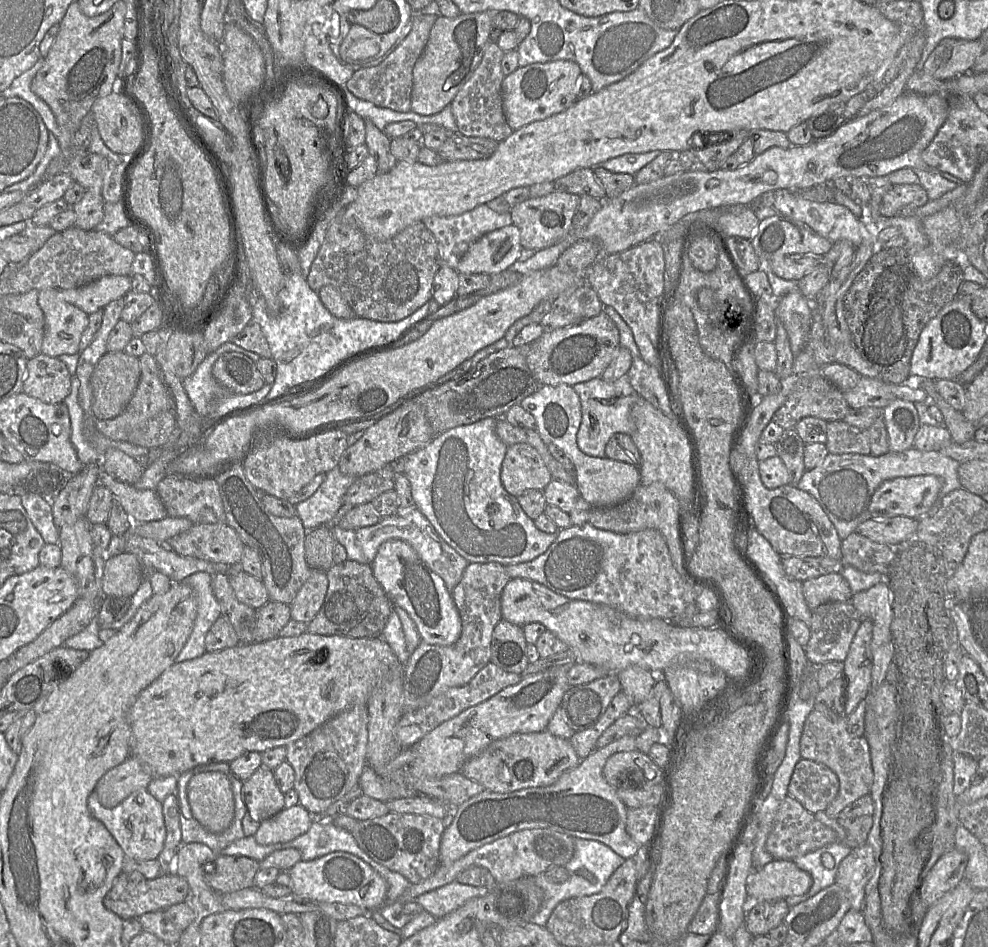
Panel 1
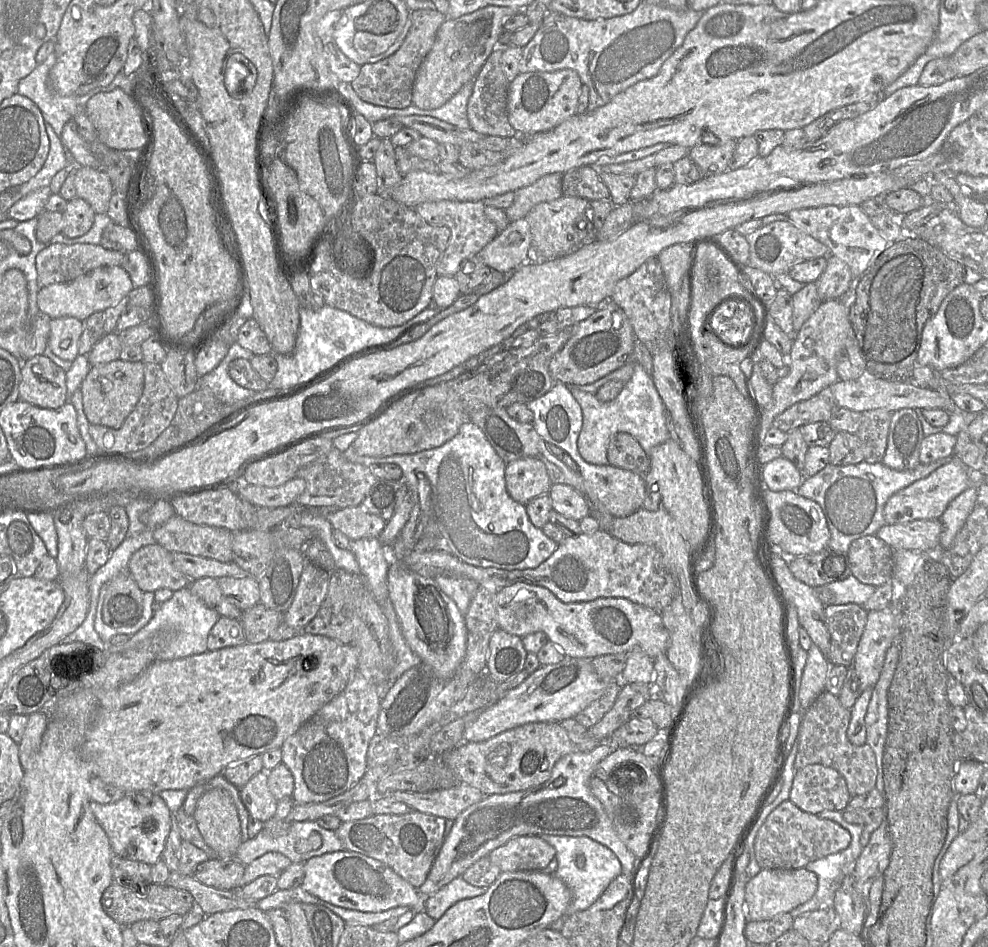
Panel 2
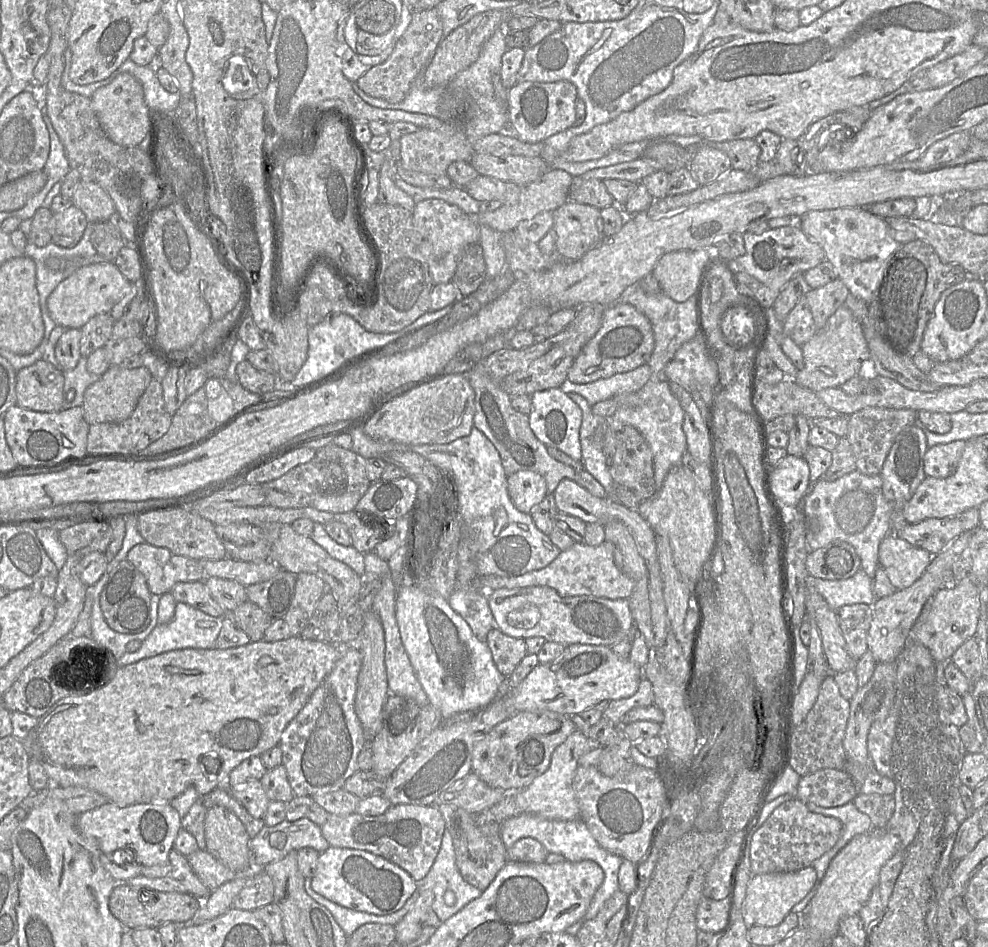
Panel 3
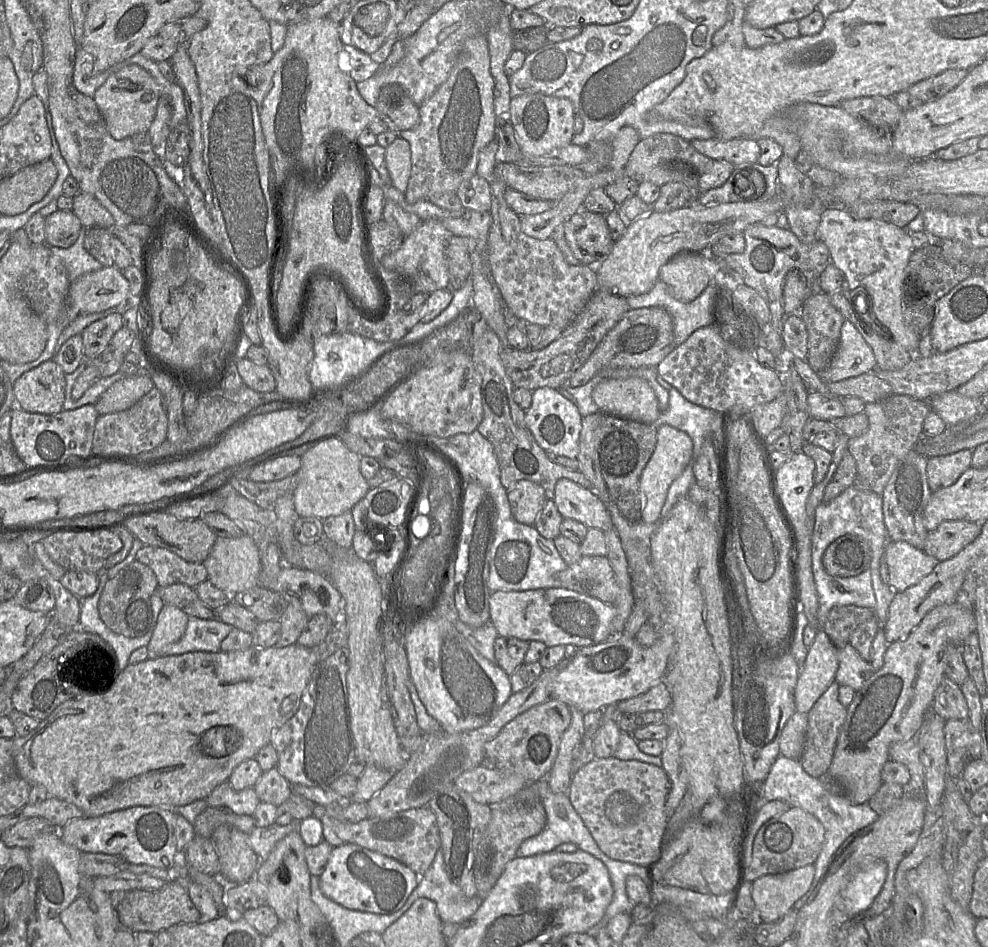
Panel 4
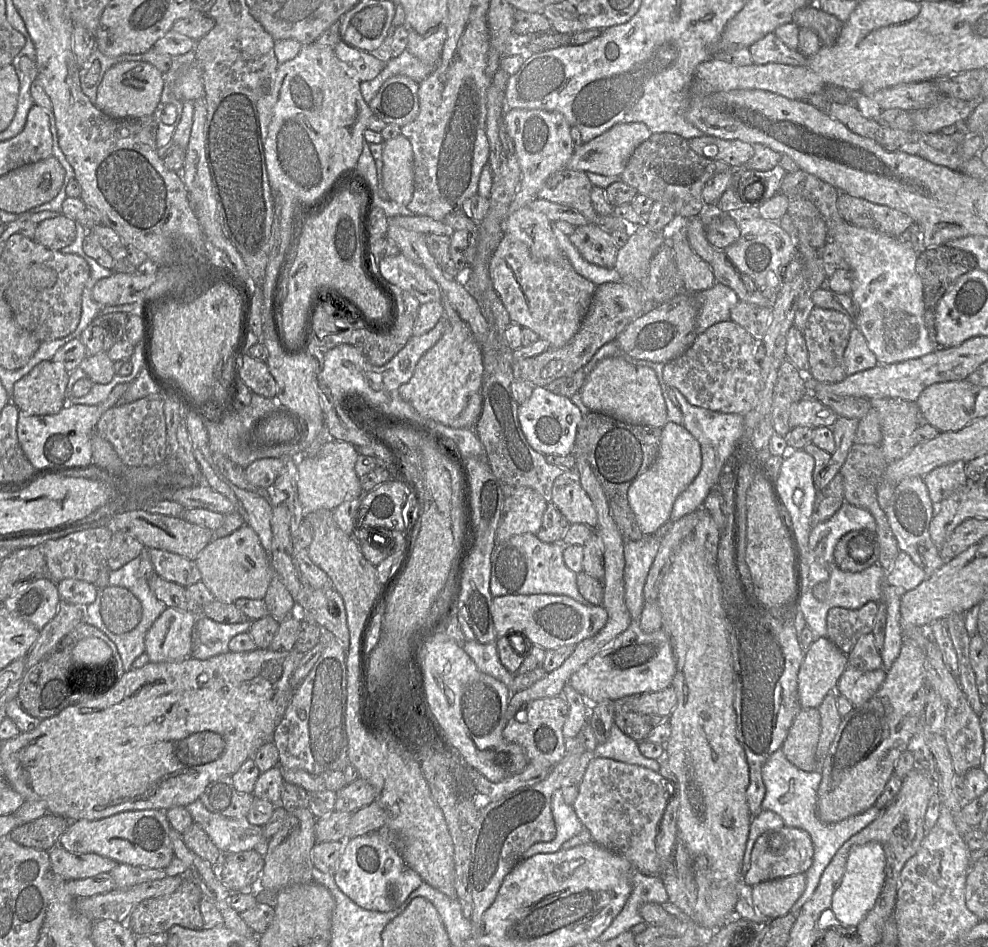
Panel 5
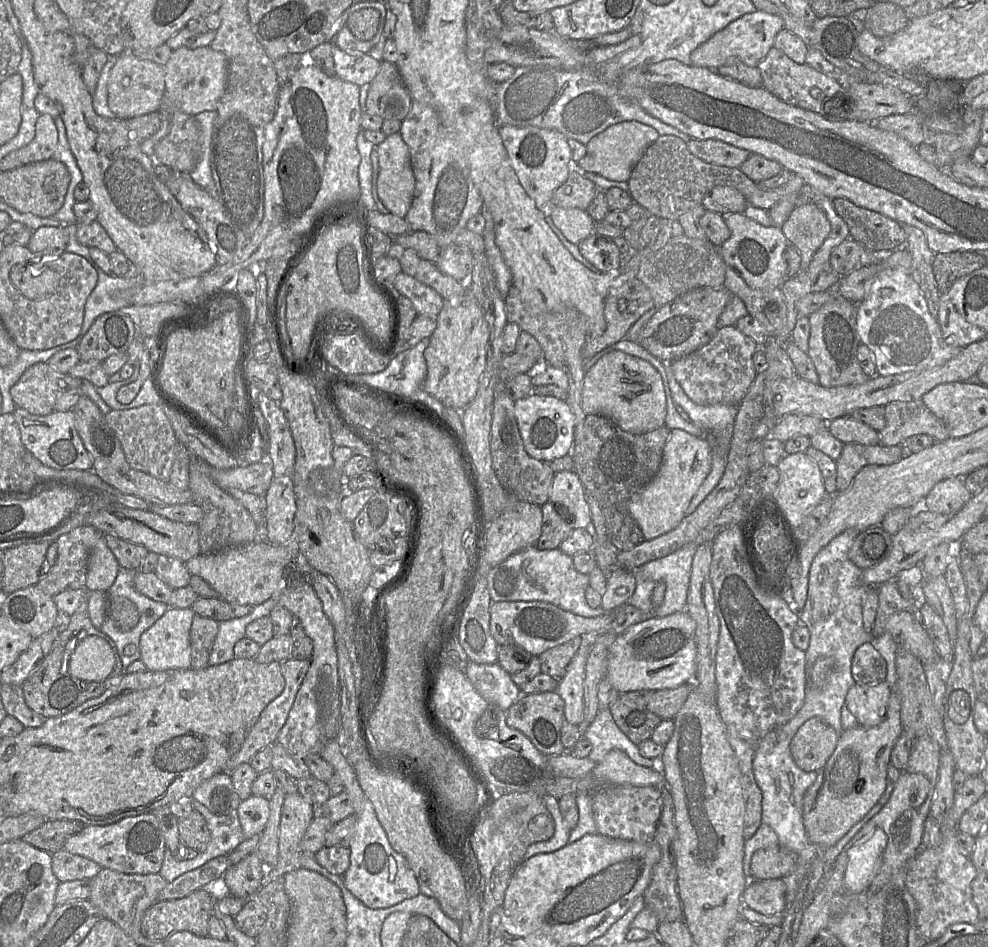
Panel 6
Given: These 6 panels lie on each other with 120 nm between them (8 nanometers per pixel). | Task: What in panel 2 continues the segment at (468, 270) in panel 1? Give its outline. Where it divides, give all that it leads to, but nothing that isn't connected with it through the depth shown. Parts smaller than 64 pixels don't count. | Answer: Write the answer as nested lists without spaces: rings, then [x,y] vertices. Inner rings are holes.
[[[523,218],[510,222],[477,256],[491,270],[506,272],[519,268],[531,246],[530,226]]]

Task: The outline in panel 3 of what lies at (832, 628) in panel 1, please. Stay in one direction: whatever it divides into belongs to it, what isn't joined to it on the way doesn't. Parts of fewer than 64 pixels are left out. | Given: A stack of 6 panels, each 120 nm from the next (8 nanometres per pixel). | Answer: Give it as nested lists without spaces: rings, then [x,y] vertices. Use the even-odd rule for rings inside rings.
[[[845,605],[836,611],[836,615],[848,653],[853,659],[858,660],[868,650],[867,634],[872,621],[871,606]]]

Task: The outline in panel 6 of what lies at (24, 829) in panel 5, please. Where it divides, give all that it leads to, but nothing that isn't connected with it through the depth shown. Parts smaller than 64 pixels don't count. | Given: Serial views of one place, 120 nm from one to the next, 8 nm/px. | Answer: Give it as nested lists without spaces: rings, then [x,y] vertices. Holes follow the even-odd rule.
[[[46,820],[39,828],[25,834],[22,840],[53,854],[64,849],[65,841],[83,827],[80,821]]]

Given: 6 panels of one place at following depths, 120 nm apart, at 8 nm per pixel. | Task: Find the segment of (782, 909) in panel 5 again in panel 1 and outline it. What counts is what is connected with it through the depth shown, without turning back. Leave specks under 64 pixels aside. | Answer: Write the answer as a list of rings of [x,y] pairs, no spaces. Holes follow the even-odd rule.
[[[773,860],[747,878],[749,904],[785,899],[806,893],[812,886],[811,875],[791,860]]]

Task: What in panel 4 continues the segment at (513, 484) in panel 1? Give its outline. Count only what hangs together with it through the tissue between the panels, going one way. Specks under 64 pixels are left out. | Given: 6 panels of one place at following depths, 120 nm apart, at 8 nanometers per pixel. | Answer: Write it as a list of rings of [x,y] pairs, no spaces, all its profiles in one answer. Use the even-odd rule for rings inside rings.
[[[519,480],[508,488],[507,498],[513,517],[525,525],[534,525],[537,514],[547,500],[544,489],[530,480]]]

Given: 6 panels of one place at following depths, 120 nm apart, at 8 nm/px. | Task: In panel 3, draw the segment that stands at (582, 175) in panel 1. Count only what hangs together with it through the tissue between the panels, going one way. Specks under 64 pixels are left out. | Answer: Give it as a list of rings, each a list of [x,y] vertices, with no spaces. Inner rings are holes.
[[[580,176],[573,177],[569,191],[569,200],[587,204],[599,210],[614,205],[614,198],[599,179],[584,180]]]

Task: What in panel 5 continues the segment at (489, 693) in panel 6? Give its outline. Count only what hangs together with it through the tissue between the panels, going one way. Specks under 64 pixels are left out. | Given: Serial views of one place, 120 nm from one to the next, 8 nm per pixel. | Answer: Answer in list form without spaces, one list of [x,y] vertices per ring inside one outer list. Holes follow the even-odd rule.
[[[466,640],[463,649],[481,672],[499,680],[513,693],[515,674],[510,673],[500,662],[495,642],[481,644]]]

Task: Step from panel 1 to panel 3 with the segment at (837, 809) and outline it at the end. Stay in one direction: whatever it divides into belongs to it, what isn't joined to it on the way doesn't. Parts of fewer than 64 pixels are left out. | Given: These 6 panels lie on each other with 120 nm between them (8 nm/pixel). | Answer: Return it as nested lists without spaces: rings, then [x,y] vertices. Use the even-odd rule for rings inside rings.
[[[833,674],[827,675],[821,684],[814,706],[802,723],[794,727],[792,732],[788,761],[793,770],[801,777],[826,768],[844,771],[846,755],[843,739],[849,718],[849,710],[850,701],[840,694]]]

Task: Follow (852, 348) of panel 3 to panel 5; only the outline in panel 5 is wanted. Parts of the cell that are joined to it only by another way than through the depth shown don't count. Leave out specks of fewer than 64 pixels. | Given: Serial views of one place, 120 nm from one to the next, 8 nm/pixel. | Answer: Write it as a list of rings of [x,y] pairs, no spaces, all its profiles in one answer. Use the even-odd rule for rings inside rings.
[[[854,327],[844,351],[844,365],[847,376],[874,368],[878,364],[875,354],[869,349],[861,331]]]

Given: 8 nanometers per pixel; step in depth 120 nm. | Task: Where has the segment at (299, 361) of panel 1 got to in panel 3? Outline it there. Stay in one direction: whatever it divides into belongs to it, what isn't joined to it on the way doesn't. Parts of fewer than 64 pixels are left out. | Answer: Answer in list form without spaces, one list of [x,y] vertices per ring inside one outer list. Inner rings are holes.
[[[449,304],[446,307],[436,310],[428,311],[410,325],[402,330],[394,333],[373,333],[365,330],[354,318],[345,313],[339,313],[327,316],[320,323],[308,328],[308,353],[307,359],[299,372],[290,383],[278,383],[278,376],[276,376],[276,387],[274,390],[291,389],[298,386],[305,386],[319,381],[327,377],[350,361],[387,345],[409,333],[417,328],[437,321],[448,314],[453,307]]]

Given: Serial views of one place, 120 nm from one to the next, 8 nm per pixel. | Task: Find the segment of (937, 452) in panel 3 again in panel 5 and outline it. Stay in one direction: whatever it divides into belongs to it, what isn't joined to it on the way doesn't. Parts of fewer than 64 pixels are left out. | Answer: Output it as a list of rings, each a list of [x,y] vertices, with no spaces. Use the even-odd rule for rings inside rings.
[[[957,461],[937,467],[923,477],[929,497],[935,506],[968,482],[965,466],[965,462]]]

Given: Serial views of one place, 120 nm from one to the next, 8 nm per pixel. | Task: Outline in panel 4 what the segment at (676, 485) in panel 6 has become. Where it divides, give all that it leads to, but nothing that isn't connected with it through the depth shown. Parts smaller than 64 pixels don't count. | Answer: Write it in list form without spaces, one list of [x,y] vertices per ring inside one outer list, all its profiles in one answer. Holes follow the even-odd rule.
[[[668,424],[657,429],[657,441],[654,452],[643,469],[639,480],[641,495],[641,520],[647,524],[660,520],[660,513],[665,504],[668,490],[687,467],[693,455],[693,441],[690,436]]]

